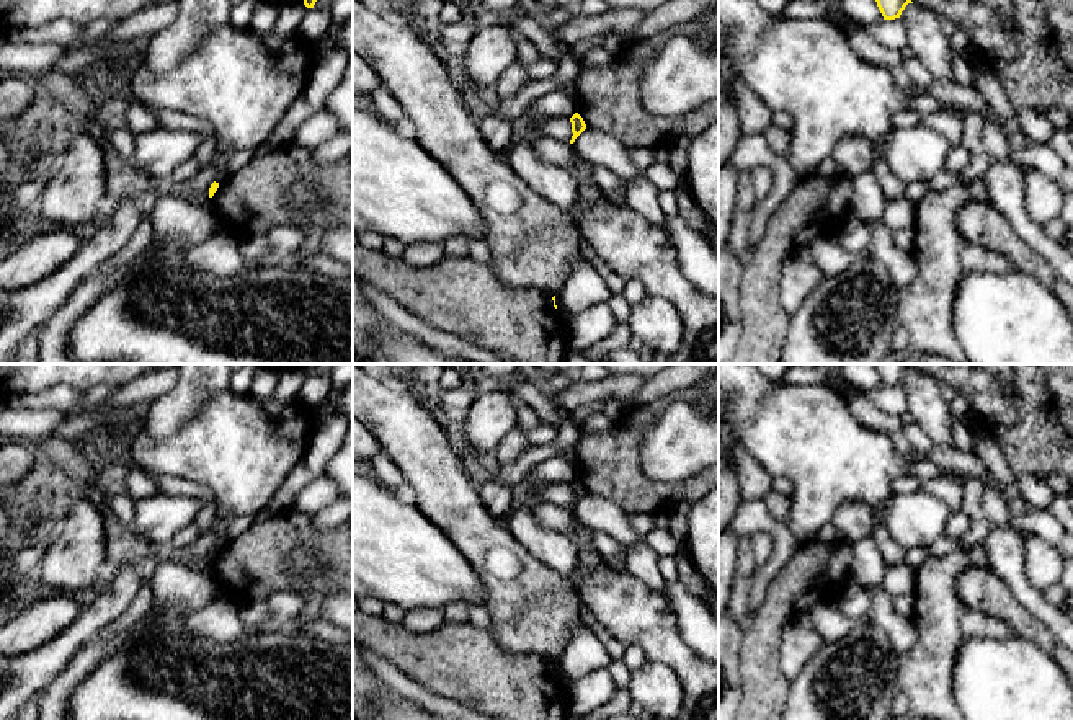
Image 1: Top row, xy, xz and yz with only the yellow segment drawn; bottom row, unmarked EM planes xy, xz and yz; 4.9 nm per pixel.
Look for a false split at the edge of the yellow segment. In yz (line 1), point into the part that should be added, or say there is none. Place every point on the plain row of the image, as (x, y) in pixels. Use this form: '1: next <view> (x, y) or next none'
1: next none

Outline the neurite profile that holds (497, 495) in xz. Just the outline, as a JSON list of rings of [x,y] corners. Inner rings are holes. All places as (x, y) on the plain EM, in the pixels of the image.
[[[488,480],[477,488],[487,509],[500,521],[506,519],[514,506],[511,487],[501,480]]]

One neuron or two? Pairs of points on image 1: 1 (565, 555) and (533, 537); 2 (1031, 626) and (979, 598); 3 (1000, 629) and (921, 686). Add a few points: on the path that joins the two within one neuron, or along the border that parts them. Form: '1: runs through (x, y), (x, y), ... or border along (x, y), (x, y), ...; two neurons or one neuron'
1: runs through (557, 552), (541, 542); one neuron
2: runs through (1018, 617), (992, 598); one neuron
3: runs through (977, 629), (966, 629), (931, 663); one neuron

